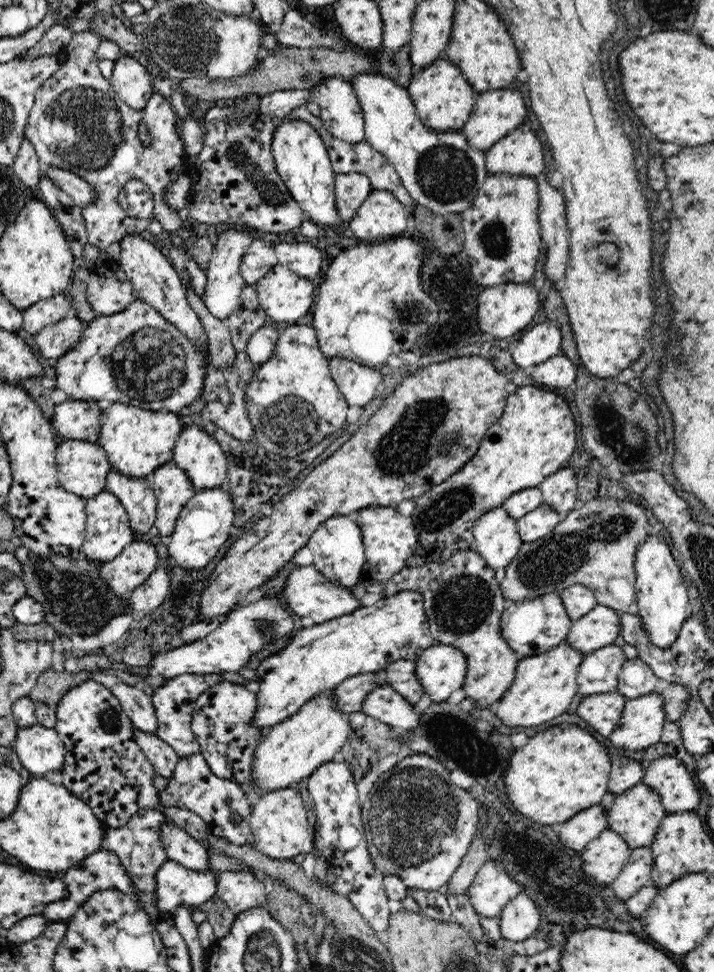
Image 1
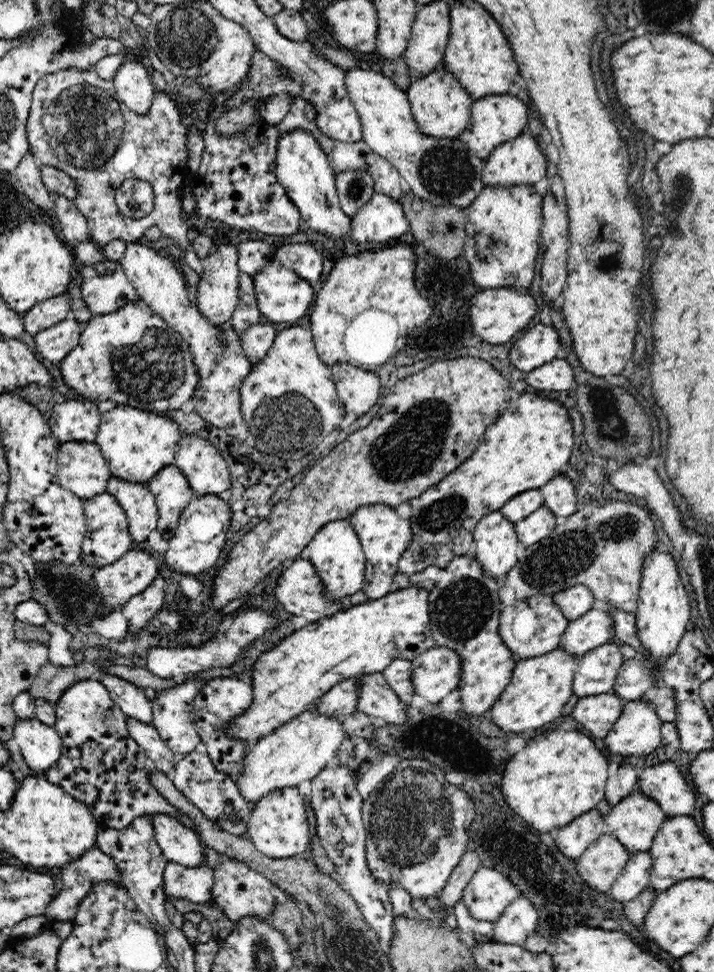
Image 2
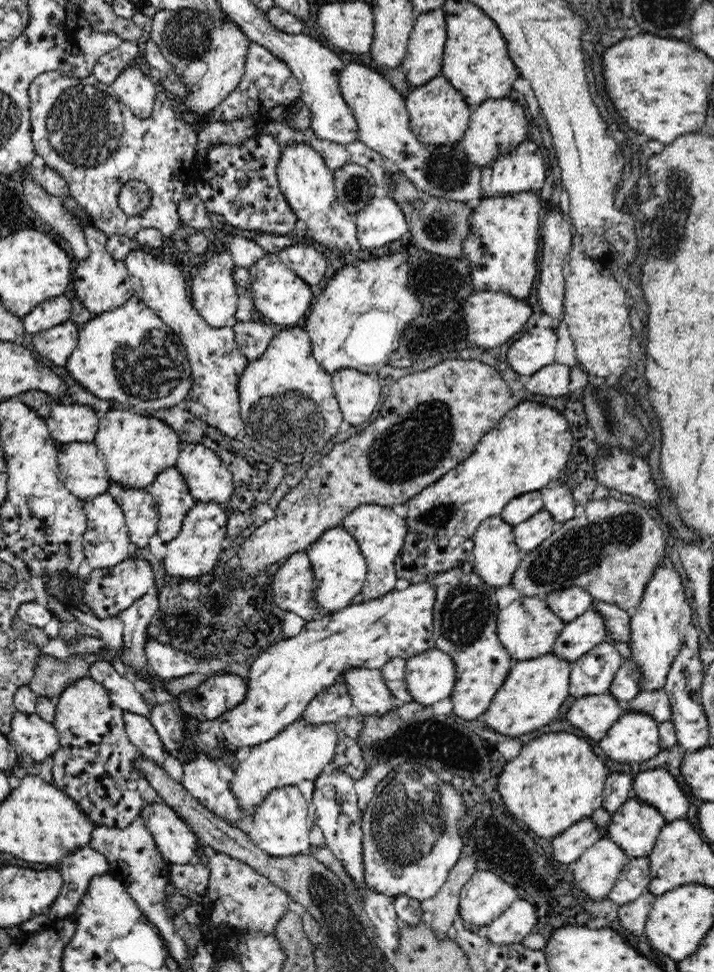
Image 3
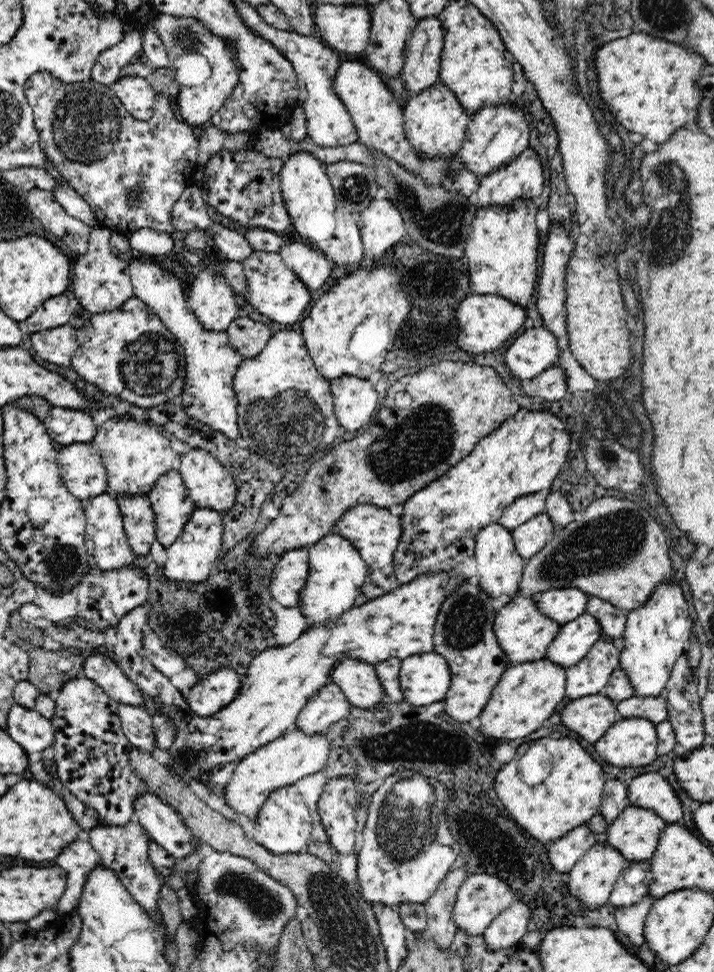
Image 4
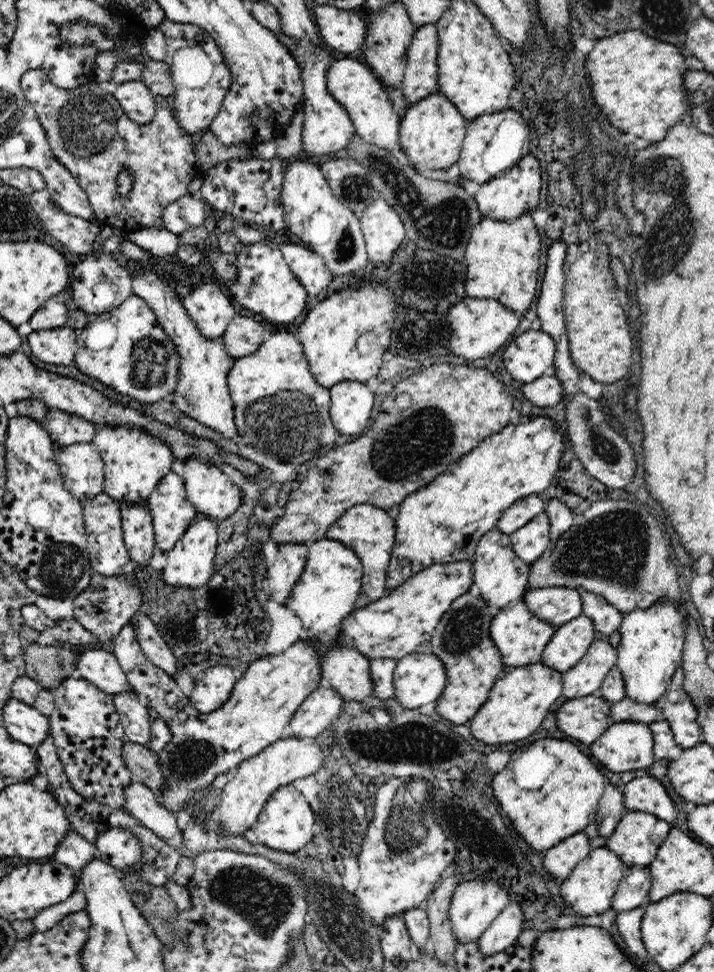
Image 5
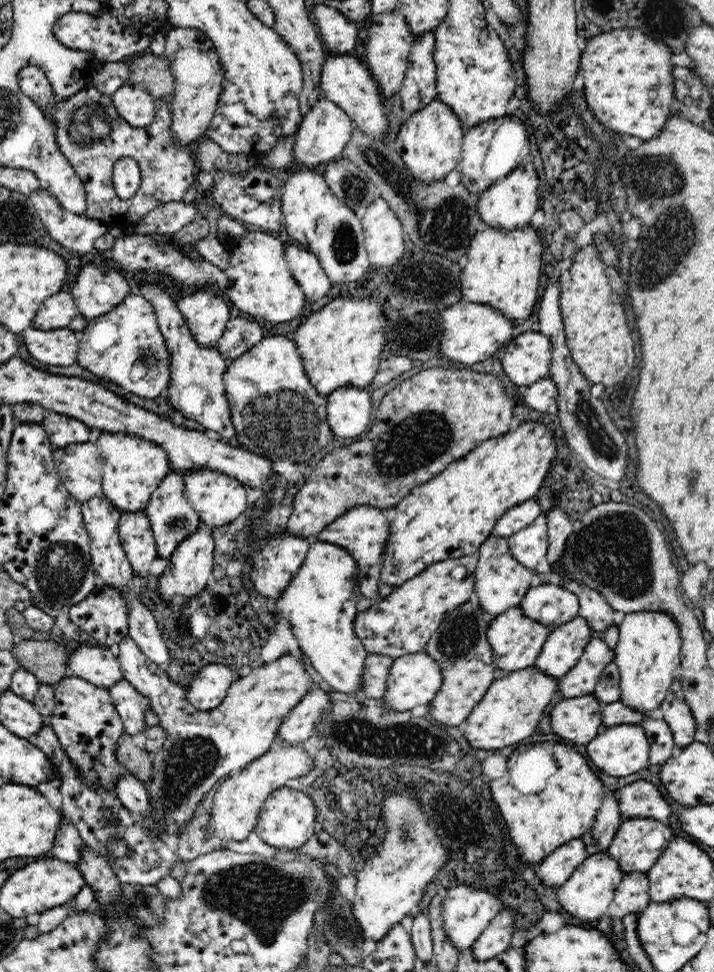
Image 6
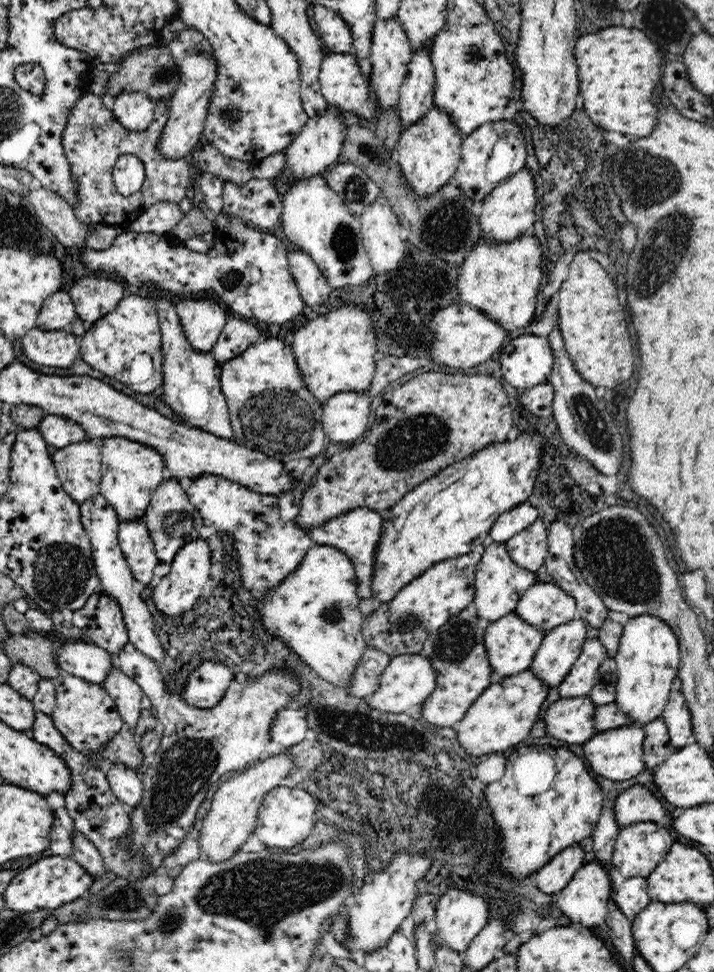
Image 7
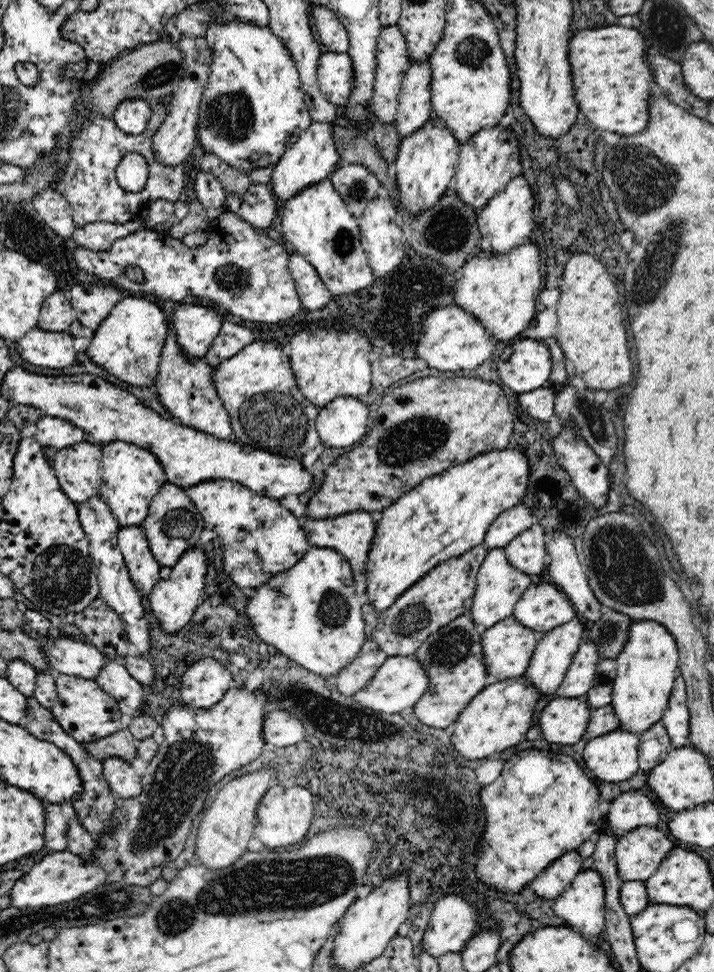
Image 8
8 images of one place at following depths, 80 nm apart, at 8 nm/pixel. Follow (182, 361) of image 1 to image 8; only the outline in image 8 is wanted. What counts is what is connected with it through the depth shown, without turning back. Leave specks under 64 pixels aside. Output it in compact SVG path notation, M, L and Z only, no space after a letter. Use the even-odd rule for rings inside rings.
M128 296L120 299L112 312L100 322L84 351L92 363L121 381L139 390L155 388L166 330L168 325L160 306L138 296Z

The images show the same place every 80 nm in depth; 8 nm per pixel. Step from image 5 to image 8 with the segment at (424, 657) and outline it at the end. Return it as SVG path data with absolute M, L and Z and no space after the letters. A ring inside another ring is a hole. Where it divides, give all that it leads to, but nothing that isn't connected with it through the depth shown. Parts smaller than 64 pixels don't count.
M392 656L388 657L383 666L376 671L371 683L354 696L356 702L362 706L368 706L376 712L386 712L386 714L396 714L402 710L412 710L416 702L420 702L422 694L426 694L431 685L431 678L428 676L426 667L413 656Z

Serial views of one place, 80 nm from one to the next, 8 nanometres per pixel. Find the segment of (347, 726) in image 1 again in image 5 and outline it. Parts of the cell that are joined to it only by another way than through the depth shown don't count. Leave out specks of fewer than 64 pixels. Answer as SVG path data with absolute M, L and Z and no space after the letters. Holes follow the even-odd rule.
M287 733L285 737L276 740L258 752L256 756L246 758L238 764L234 778L226 784L222 793L222 803L218 812L219 823L230 834L243 834L258 820L265 802L280 787L292 785L295 780L316 774L324 762L322 748L316 739L298 738Z

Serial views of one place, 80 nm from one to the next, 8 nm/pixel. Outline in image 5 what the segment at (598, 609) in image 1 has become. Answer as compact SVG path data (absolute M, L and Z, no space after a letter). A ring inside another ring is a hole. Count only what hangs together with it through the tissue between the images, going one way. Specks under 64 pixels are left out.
M584 614L557 627L541 662L558 672L568 671L584 658L596 641L595 629L592 619Z

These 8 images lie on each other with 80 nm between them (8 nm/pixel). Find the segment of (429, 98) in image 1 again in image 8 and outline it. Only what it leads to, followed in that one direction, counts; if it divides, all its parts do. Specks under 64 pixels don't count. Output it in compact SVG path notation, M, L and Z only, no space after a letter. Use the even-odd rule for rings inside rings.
M433 116L424 126L401 138L396 161L396 178L403 205L414 215L429 210L453 185L460 162L461 142L444 121Z

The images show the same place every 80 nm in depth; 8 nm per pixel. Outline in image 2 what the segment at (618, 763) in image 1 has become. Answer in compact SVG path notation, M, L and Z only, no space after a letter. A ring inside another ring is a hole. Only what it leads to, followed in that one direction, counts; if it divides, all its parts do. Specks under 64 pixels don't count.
M620 762L610 769L605 786L605 799L608 804L620 802L622 797L632 792L639 784L639 768L634 768L630 763Z

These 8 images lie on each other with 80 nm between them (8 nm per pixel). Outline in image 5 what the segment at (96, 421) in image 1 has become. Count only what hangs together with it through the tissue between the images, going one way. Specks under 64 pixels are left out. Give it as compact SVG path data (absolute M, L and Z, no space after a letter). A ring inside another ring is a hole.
M50 408L46 418L40 422L57 447L92 443L96 436L93 422L56 408Z

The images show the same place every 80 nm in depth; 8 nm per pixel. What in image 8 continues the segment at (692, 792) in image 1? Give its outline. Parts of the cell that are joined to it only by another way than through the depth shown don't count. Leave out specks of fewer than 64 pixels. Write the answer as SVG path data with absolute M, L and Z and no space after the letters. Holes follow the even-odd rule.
M631 789L622 793L605 808L607 828L616 837L638 826L656 826L660 822L658 805L642 789Z

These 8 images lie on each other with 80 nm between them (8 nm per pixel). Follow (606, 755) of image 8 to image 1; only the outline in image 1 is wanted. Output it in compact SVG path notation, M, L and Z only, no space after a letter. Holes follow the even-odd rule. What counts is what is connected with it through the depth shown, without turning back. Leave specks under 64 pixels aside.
M663 692L628 699L609 739L616 748L644 750L661 741L666 721Z

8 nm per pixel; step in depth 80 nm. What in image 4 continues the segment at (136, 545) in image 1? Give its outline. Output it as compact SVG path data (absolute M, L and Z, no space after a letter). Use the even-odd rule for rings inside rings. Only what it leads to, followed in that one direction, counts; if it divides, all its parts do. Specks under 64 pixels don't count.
M128 564L112 570L92 569L82 576L75 589L78 597L77 619L100 632L116 626L124 614L128 614L132 608L147 600L149 580L139 566Z

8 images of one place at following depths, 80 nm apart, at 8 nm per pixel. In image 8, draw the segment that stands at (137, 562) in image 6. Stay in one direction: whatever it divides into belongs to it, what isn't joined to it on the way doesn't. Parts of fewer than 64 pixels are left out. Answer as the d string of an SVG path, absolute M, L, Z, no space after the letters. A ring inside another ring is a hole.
M122 526L116 537L132 582L142 595L149 595L154 585L161 580L161 564L152 554L143 527Z

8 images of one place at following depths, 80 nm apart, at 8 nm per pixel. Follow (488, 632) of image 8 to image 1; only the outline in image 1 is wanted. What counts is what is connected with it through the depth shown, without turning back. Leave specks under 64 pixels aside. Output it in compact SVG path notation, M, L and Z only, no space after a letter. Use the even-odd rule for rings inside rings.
M550 592L538 598L526 598L508 607L501 618L501 634L518 658L534 657L566 641L572 620L559 593Z

